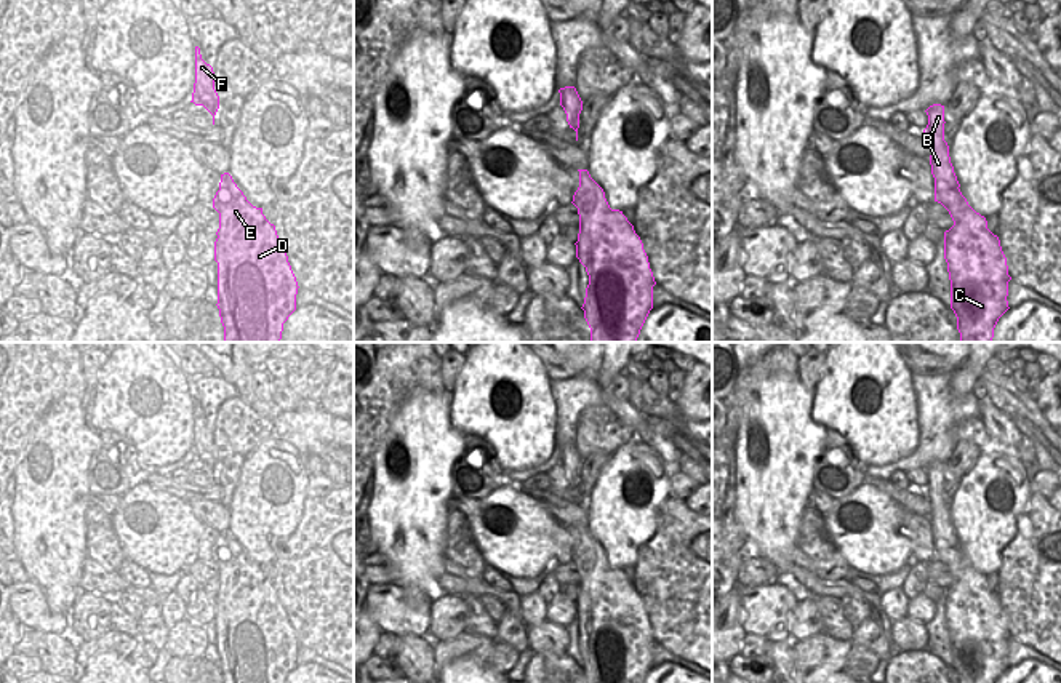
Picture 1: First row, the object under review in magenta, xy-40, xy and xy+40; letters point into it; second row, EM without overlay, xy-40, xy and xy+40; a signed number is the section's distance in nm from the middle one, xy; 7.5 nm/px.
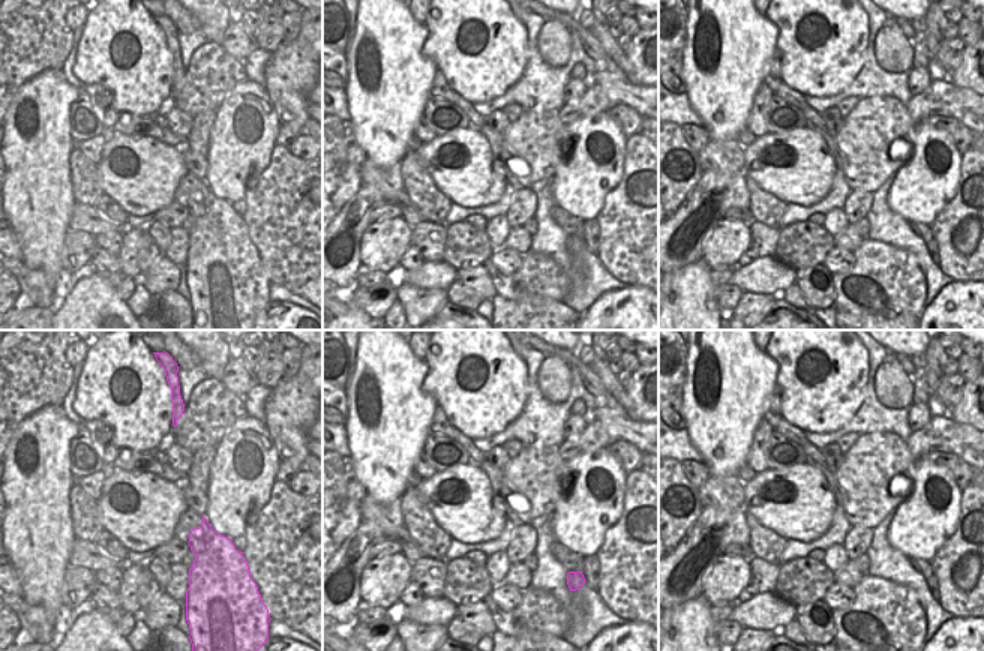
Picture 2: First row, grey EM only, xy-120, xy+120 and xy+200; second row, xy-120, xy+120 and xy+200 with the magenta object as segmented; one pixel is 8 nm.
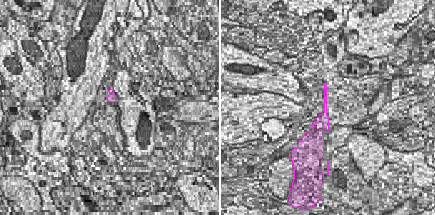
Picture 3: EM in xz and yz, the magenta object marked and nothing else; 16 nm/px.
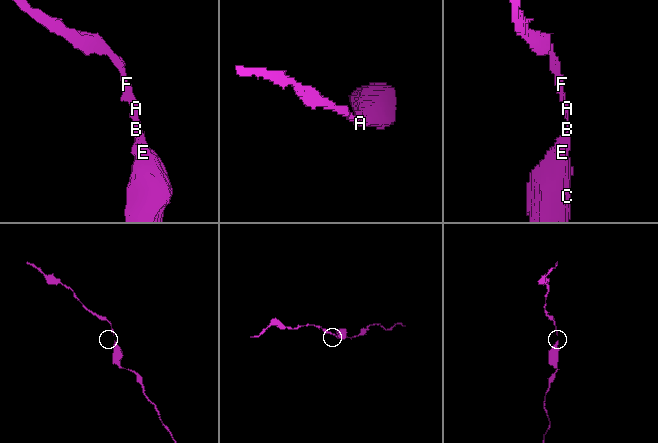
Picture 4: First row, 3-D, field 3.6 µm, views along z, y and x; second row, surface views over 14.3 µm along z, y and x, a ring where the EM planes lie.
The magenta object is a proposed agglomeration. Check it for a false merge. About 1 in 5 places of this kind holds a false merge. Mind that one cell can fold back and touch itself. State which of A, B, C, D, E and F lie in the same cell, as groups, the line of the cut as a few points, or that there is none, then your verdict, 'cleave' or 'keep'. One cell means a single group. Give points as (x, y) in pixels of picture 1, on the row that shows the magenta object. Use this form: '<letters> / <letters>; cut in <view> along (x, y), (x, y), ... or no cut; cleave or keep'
A B C D E F; no cut; keep

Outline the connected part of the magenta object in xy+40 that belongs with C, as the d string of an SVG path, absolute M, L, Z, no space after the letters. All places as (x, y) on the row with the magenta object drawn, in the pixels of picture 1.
M944 106L927 110L923 139L930 142L935 202L951 214L954 226L944 232L944 259L951 280L951 309L957 317L960 342L992 342L994 328L1008 307L1007 258L1000 240L987 229L960 192L960 184L944 141Z

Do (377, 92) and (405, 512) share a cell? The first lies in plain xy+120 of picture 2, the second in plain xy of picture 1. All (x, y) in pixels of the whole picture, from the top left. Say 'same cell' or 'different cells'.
same cell

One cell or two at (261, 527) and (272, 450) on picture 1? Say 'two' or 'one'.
one

